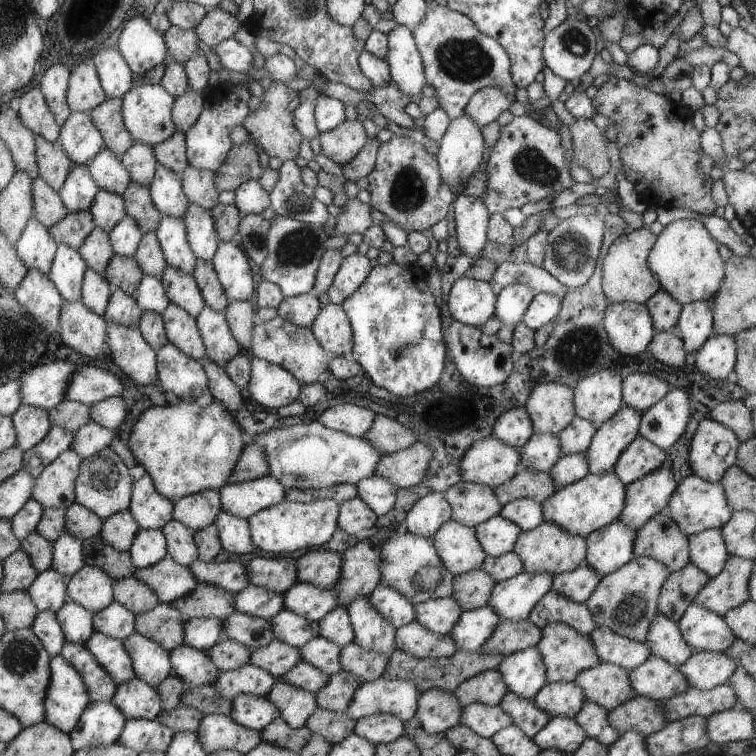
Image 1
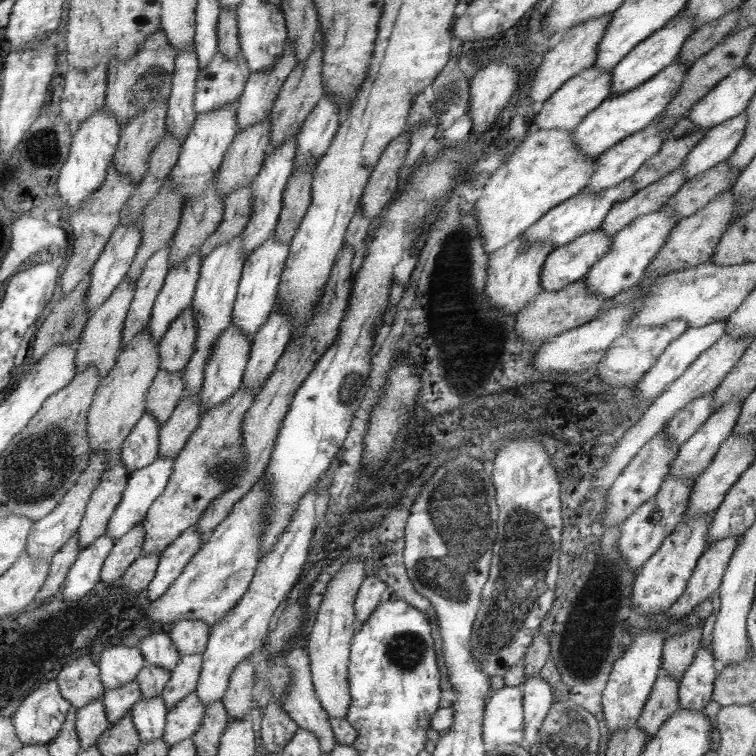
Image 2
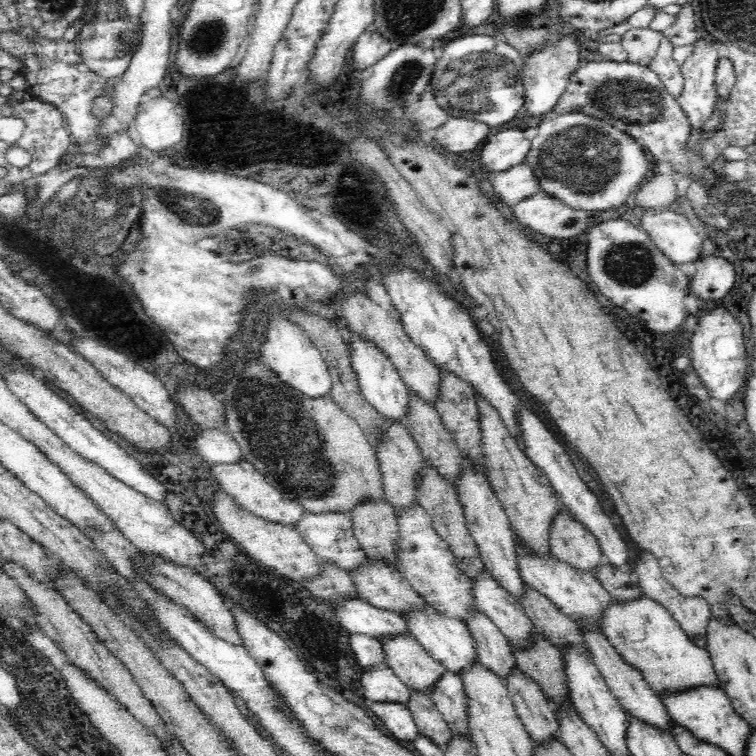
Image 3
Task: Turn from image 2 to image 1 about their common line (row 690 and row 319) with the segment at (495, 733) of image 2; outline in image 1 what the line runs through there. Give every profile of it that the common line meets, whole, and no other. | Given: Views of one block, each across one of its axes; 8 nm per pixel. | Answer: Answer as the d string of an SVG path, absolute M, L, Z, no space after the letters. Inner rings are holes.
M520 283L500 289L494 315L500 320L501 326L522 323L522 315L534 297L534 291L528 285Z

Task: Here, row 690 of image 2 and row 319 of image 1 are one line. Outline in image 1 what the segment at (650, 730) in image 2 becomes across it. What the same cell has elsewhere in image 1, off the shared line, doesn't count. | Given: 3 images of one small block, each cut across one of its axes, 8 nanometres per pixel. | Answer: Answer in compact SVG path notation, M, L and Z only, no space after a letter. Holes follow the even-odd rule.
M658 290L645 306L650 312L655 332L674 330L683 308L682 304L662 290Z

